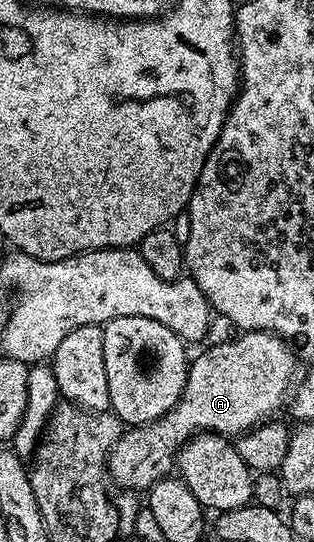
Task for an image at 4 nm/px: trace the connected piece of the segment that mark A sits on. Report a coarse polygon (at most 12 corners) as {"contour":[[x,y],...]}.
{"contour":[[286,339],[193,355],[171,413],[123,429],[110,476],[149,491],[199,432],[237,436],[291,393]]}

